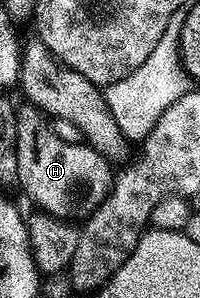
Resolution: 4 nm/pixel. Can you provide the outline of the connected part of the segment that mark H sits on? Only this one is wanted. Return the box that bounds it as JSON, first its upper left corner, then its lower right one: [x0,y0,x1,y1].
[16,102,115,222]

